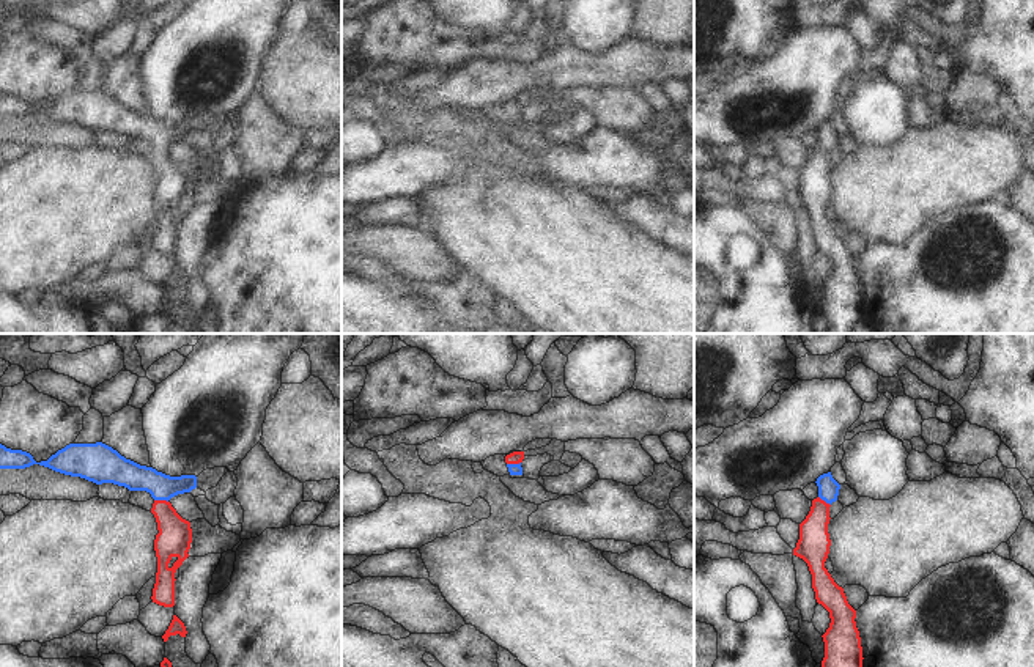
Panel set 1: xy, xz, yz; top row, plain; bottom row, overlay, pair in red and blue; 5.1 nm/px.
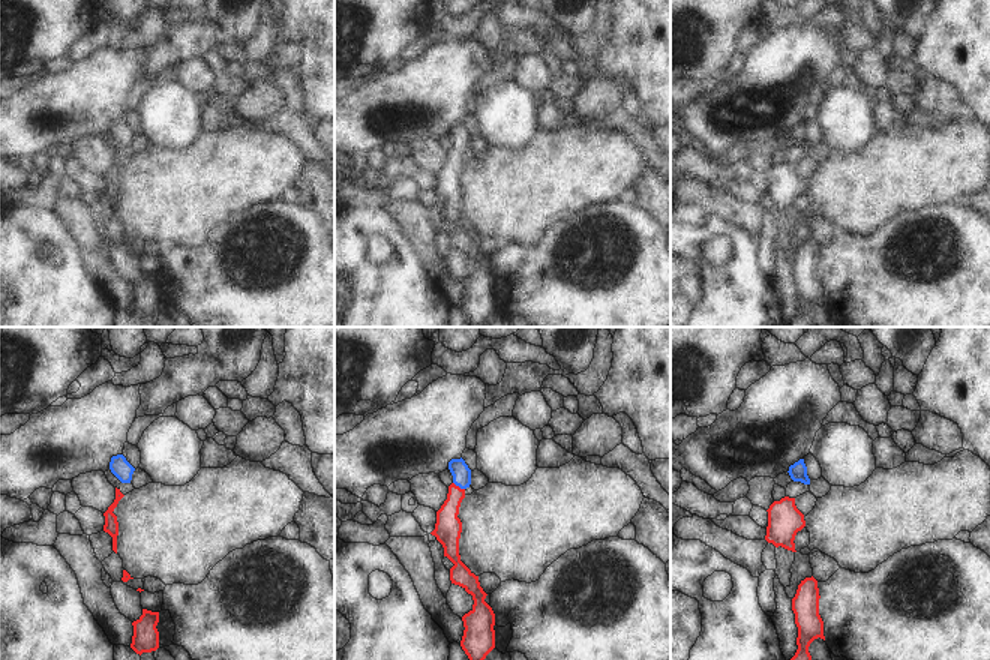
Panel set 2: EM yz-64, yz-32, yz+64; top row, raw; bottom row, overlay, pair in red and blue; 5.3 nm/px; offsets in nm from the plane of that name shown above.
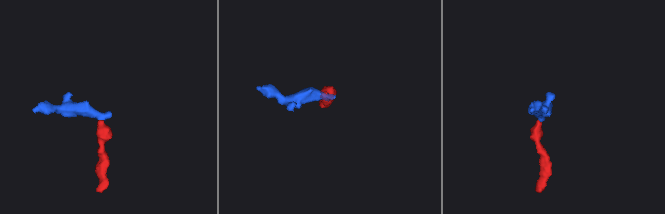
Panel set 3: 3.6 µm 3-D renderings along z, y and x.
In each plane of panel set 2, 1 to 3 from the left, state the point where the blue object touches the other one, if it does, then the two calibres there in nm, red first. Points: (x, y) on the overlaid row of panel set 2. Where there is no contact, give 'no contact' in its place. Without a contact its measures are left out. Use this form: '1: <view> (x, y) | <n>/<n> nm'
1: no contact
2: yz-32 (458, 486) | 140/100 nm
3: no contact

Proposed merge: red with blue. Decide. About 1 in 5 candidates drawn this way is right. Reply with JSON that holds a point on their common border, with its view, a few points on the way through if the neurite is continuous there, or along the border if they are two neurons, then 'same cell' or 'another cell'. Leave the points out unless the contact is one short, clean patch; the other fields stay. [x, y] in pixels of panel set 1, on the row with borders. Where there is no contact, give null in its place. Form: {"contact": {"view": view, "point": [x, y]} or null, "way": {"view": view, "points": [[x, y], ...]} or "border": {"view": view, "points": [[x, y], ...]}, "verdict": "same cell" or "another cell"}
{"contact": {"view": "xy", "point": [161, 501]}, "way": {"view": "xy", "points": [[175, 535], [161, 501], [144, 479], [123, 472]]}, "verdict": "same cell"}

